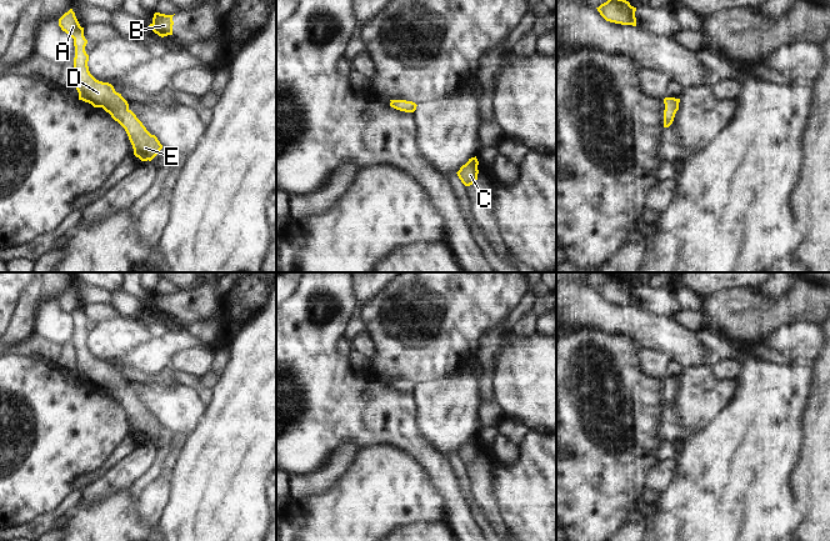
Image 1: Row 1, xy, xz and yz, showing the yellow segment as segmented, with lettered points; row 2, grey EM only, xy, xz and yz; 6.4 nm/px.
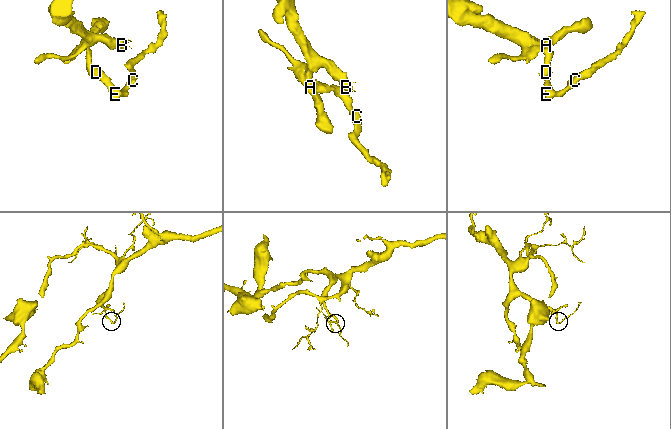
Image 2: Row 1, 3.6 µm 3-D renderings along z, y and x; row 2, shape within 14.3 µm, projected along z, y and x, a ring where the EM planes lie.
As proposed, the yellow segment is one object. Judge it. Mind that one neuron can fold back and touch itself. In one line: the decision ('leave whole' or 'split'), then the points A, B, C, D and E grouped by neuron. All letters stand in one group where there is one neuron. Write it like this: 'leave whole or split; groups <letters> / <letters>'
leave whole; groups A B C D E

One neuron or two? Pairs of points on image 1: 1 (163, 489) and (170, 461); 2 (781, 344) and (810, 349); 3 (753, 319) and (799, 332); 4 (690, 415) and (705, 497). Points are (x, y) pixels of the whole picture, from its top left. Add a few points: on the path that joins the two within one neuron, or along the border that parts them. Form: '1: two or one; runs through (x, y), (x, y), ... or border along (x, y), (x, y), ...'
1: two; border along (173, 470), (163, 472)
2: one; runs through (789, 344), (803, 344)
3: two; border along (810, 321), (785, 324), (763, 342)
4: two; border along (716, 414), (680, 446)

